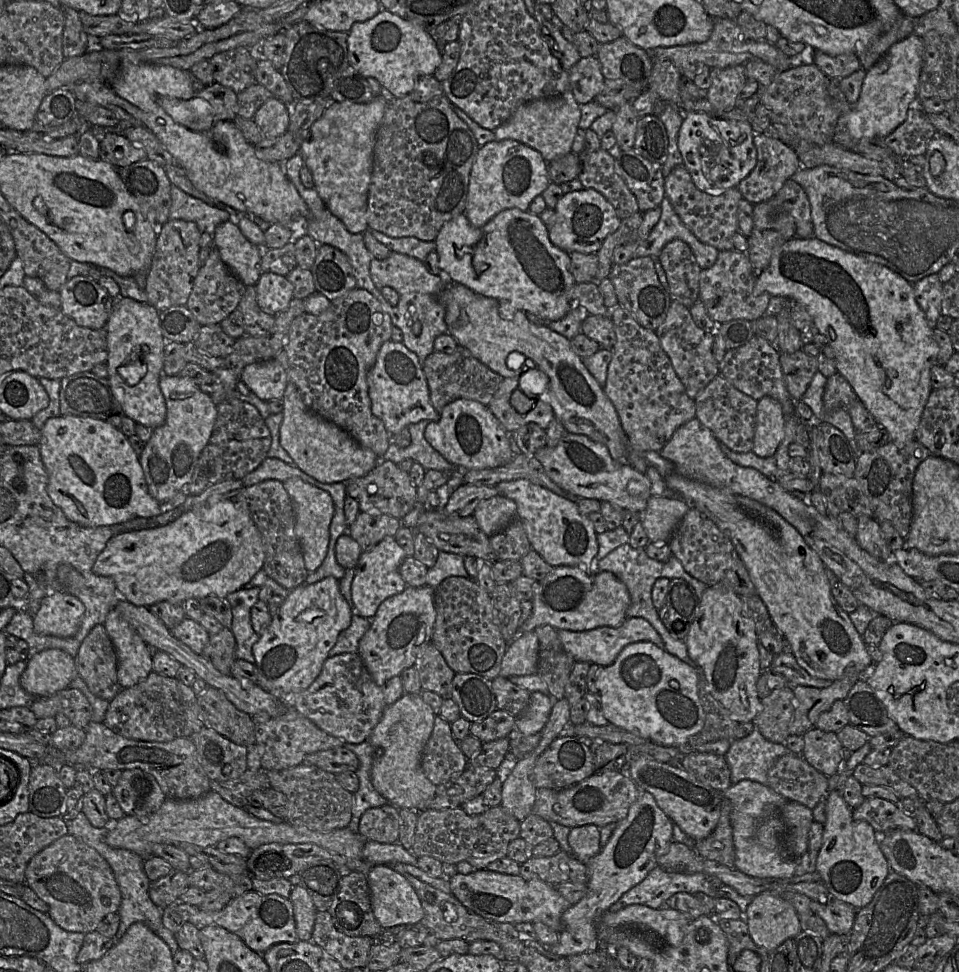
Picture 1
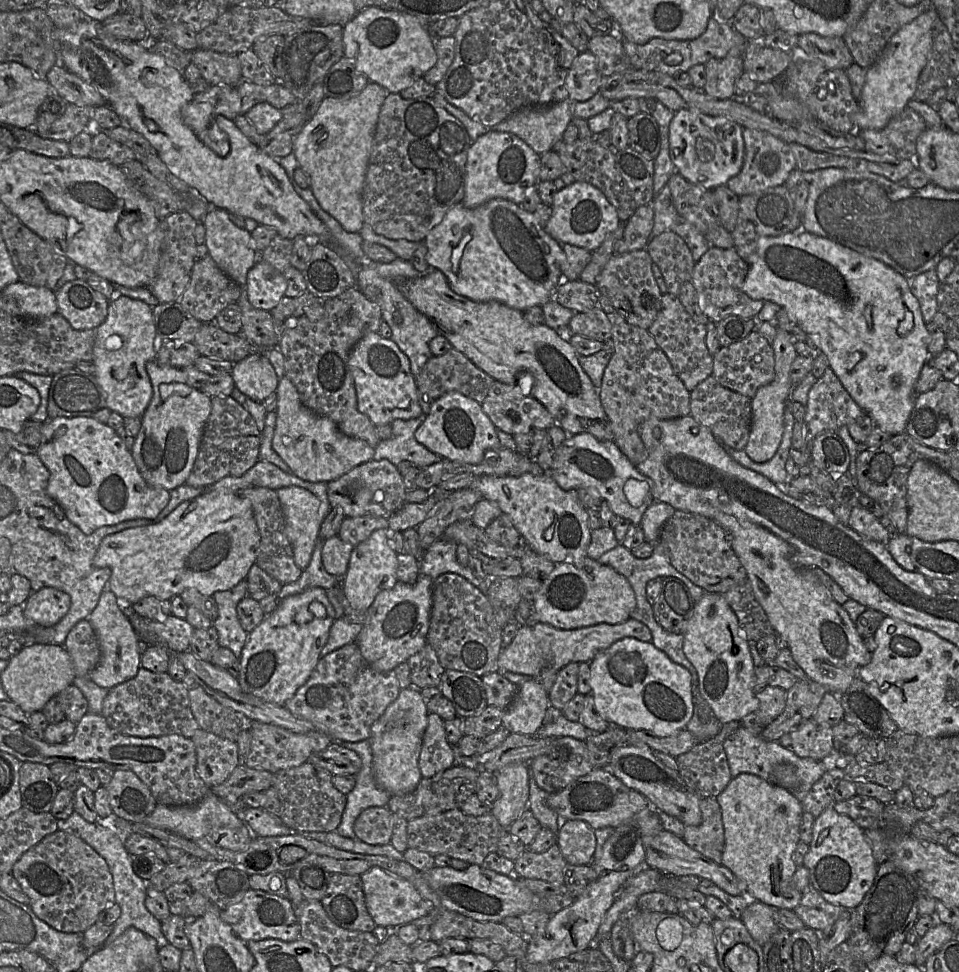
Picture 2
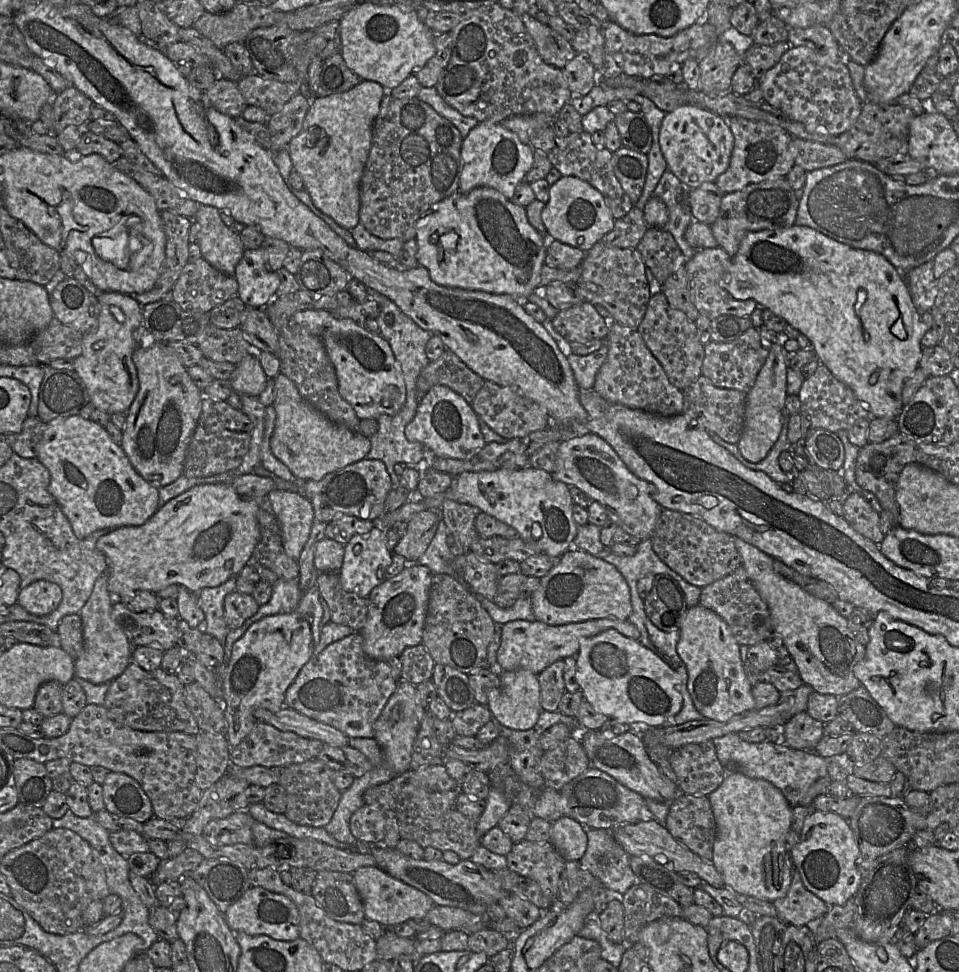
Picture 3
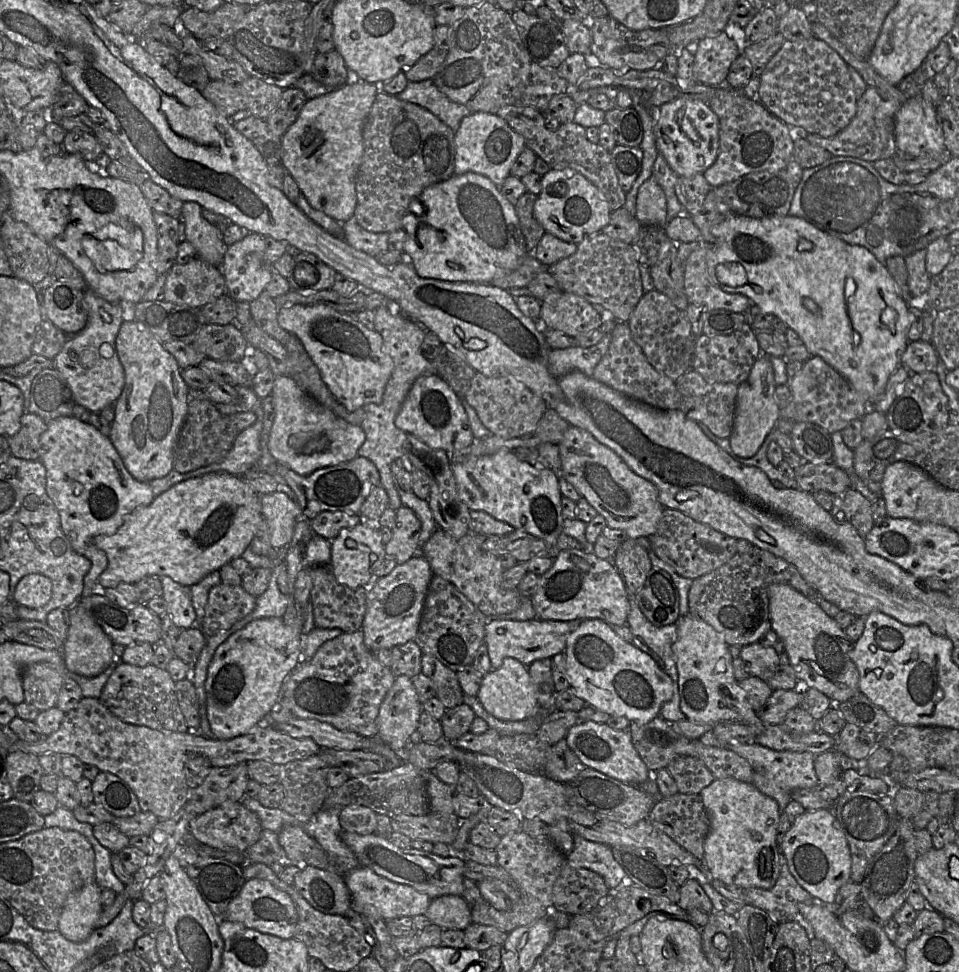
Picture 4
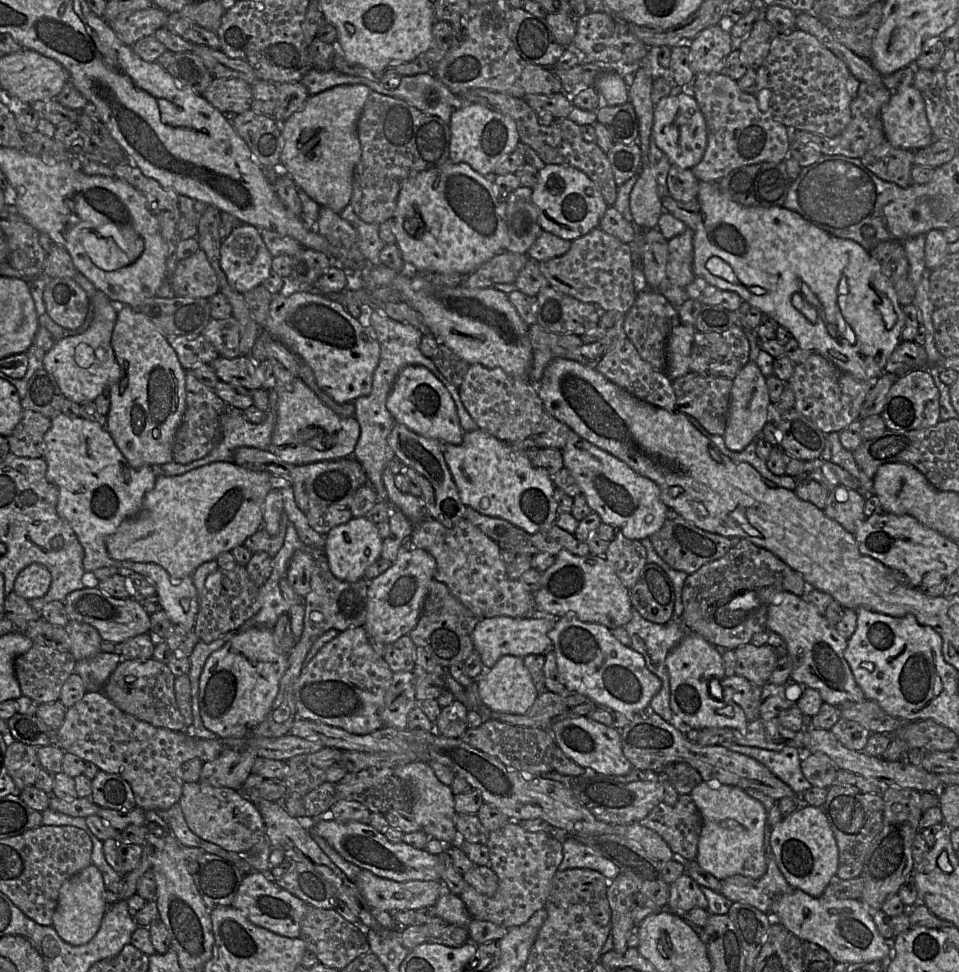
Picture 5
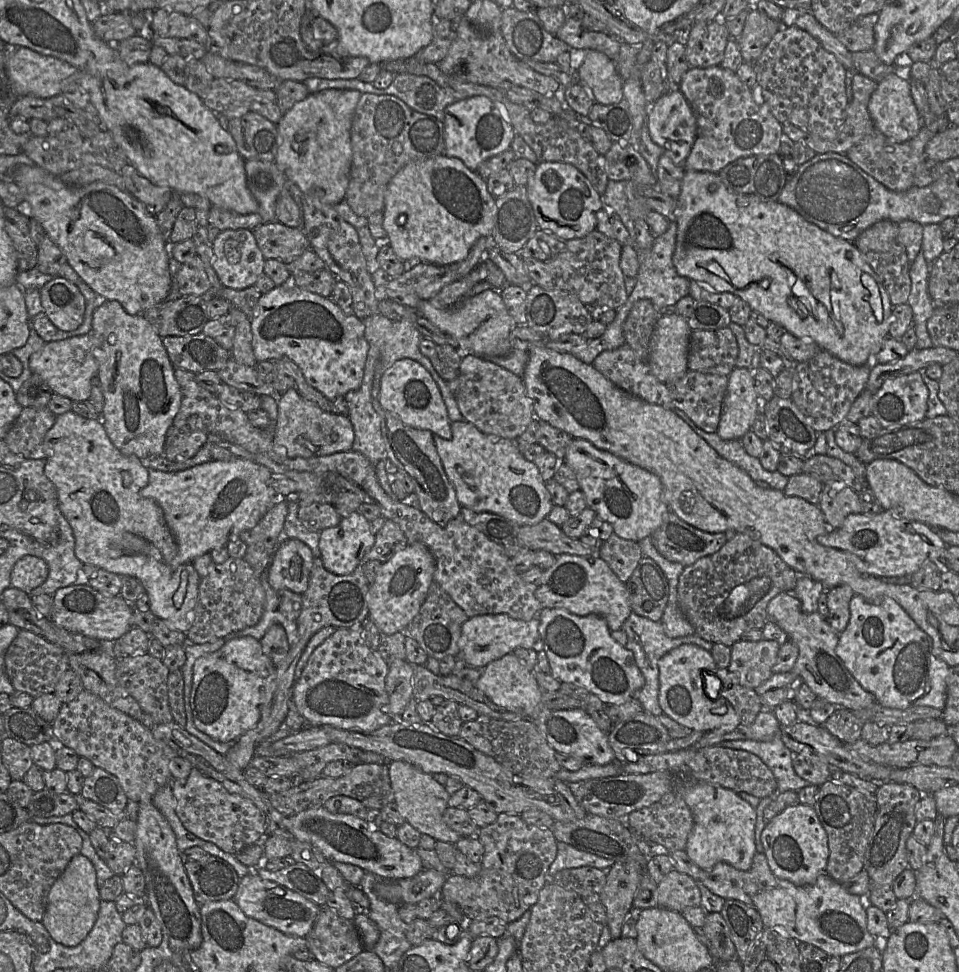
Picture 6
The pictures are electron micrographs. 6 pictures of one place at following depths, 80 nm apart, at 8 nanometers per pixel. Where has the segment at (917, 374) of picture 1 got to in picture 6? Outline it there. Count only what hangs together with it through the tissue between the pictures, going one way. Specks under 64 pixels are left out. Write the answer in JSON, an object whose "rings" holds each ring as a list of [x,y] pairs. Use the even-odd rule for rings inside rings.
{"rings":[[[685,170],[679,196],[676,198],[675,224],[676,244],[673,264],[677,273],[690,281],[696,281],[716,292],[730,292],[749,304],[754,312],[762,314],[770,322],[778,323],[792,335],[814,341],[820,348],[838,359],[855,366],[873,364],[874,356],[880,351],[888,337],[893,305],[885,287],[870,265],[863,259],[853,242],[843,240],[818,226],[806,221],[798,212],[779,202],[763,202],[756,197],[748,197],[729,190],[719,175],[712,172]]]}

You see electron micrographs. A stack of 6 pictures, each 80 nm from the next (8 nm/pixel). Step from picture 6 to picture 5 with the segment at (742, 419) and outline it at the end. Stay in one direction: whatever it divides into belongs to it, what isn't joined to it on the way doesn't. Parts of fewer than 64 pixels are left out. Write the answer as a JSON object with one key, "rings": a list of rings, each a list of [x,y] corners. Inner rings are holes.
{"rings":[[[749,361],[732,380],[729,411],[723,439],[727,448],[742,451],[760,435],[769,421],[769,406],[772,404],[766,385],[766,377],[754,361]]]}

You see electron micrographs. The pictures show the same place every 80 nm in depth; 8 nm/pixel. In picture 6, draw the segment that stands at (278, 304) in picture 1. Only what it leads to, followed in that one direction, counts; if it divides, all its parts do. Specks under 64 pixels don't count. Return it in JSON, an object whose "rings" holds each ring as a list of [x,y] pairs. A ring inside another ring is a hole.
{"rings":[[[251,229],[222,230],[213,241],[212,265],[225,287],[244,289],[254,285],[264,273],[264,263]]]}

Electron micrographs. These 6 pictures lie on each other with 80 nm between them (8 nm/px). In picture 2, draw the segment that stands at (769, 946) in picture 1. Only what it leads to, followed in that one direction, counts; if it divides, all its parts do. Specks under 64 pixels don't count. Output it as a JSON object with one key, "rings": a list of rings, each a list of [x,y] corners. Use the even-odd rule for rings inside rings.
{"rings":[[[751,900],[740,918],[751,937],[762,946],[780,928],[777,909],[763,902]]]}

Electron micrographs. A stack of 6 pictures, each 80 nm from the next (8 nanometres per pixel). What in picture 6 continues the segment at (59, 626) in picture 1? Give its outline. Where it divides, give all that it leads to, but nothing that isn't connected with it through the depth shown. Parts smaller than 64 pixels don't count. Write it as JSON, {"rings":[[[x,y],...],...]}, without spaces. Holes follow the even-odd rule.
{"rings":[[[26,555],[20,558],[13,566],[11,586],[28,594],[42,585],[47,577],[47,563],[39,557]]]}

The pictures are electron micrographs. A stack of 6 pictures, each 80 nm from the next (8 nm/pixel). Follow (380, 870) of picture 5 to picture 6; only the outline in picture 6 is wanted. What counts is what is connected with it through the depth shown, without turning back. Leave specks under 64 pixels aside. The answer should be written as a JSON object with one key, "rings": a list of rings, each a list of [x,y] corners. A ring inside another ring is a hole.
{"rings":[[[323,806],[308,808],[286,817],[288,818],[282,821],[282,826],[299,841],[308,842],[317,848],[330,862],[352,864],[388,881],[410,879],[424,869],[415,849],[402,844],[397,838],[386,836],[364,819],[350,814],[332,813]]]}

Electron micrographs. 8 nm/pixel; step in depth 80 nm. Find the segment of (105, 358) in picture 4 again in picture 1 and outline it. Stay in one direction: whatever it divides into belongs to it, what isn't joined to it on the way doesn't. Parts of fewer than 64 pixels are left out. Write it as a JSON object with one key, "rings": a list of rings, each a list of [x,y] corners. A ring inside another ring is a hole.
{"rings":[[[127,297],[114,299],[112,313],[104,330],[107,334],[108,357],[105,362],[108,371],[108,381],[112,393],[121,405],[122,413],[136,423],[155,429],[164,424],[166,419],[166,403],[159,387],[159,380],[163,374],[164,346],[159,312],[148,303],[141,303]]]}

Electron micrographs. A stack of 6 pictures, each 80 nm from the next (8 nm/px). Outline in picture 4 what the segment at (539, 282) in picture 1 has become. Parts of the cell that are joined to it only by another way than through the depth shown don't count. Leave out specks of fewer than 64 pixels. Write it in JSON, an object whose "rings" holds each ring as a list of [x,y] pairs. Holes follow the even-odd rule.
{"rings":[[[454,174],[446,181],[433,184],[411,201],[409,209],[402,219],[402,230],[406,233],[403,249],[422,278],[490,284],[515,270],[525,256],[532,255],[526,249],[515,206],[502,196],[499,187],[481,174]]]}

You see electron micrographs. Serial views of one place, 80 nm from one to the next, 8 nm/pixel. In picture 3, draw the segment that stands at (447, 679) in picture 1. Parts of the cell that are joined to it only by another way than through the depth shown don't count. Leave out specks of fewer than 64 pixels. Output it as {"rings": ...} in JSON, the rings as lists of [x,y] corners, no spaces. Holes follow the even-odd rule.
{"rings":[[[423,644],[406,648],[399,658],[402,663],[401,680],[415,686],[431,680],[436,662]]]}

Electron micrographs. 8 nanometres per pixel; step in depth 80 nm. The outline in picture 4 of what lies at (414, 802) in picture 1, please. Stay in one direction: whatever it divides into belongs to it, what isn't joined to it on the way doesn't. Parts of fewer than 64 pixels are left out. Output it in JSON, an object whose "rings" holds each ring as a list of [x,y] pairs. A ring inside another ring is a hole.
{"rings":[[[400,675],[385,696],[378,714],[380,739],[397,754],[407,751],[410,736],[416,731],[421,712],[411,678]]]}

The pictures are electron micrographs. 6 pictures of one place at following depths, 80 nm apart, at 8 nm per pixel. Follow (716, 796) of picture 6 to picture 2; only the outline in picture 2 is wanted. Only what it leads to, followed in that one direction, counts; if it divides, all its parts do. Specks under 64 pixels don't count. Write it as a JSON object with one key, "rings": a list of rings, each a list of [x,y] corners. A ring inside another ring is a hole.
{"rings":[[[743,773],[730,781],[716,797],[721,808],[725,832],[725,847],[721,864],[747,884],[746,894],[752,900],[763,902],[775,909],[794,910],[801,902],[802,893],[795,888],[793,876],[798,867],[794,851],[799,841],[799,830],[804,811],[801,802],[788,790],[759,776]]]}

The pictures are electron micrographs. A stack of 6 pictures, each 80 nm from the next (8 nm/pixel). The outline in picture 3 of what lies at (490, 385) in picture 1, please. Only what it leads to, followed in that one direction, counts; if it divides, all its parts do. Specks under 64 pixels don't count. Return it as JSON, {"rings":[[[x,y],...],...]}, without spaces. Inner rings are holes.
{"rings":[[[447,349],[438,359],[430,361],[420,373],[417,380],[418,404],[420,398],[436,385],[449,387],[471,404],[484,382],[481,376]]]}

